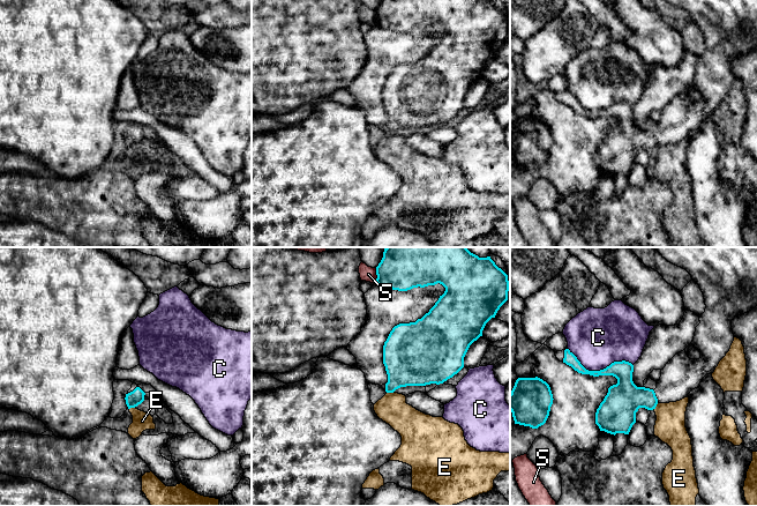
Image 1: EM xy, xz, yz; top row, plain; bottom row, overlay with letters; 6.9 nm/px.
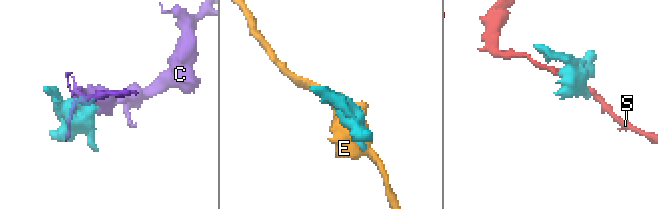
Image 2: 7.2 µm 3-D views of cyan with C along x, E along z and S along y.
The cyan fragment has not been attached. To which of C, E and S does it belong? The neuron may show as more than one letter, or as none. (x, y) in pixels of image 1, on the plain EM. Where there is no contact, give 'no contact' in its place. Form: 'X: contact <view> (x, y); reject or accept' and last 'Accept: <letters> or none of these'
C: contact yz (600, 111); reject
E: contact xz (390, 133); reject
S: contact xz (376, 15); reject
Accept: none of these

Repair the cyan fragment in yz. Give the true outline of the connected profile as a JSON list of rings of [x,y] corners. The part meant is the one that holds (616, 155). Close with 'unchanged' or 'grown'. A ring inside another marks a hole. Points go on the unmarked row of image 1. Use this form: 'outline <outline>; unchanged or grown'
outline [[[757,0],[666,1],[685,10],[704,36],[706,50],[691,83],[700,94],[699,101],[690,101],[685,91],[676,95],[661,111],[653,132],[634,125],[634,106],[629,103],[614,103],[604,111],[589,112],[569,90],[555,94],[560,103],[578,114],[617,120],[597,150],[595,165],[600,172],[629,176],[639,149],[653,151],[658,144],[687,139],[729,92],[734,82],[732,61],[757,47]]]; grown

